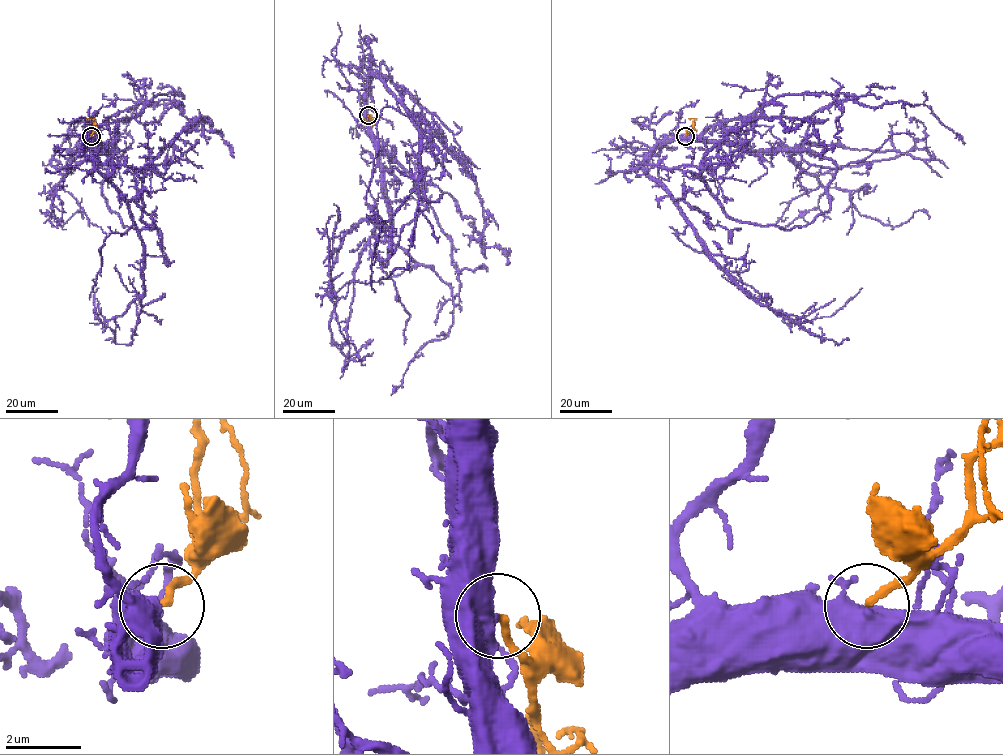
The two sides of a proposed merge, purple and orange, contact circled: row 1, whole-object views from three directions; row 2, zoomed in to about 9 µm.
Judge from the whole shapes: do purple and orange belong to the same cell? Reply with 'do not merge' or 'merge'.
merge

